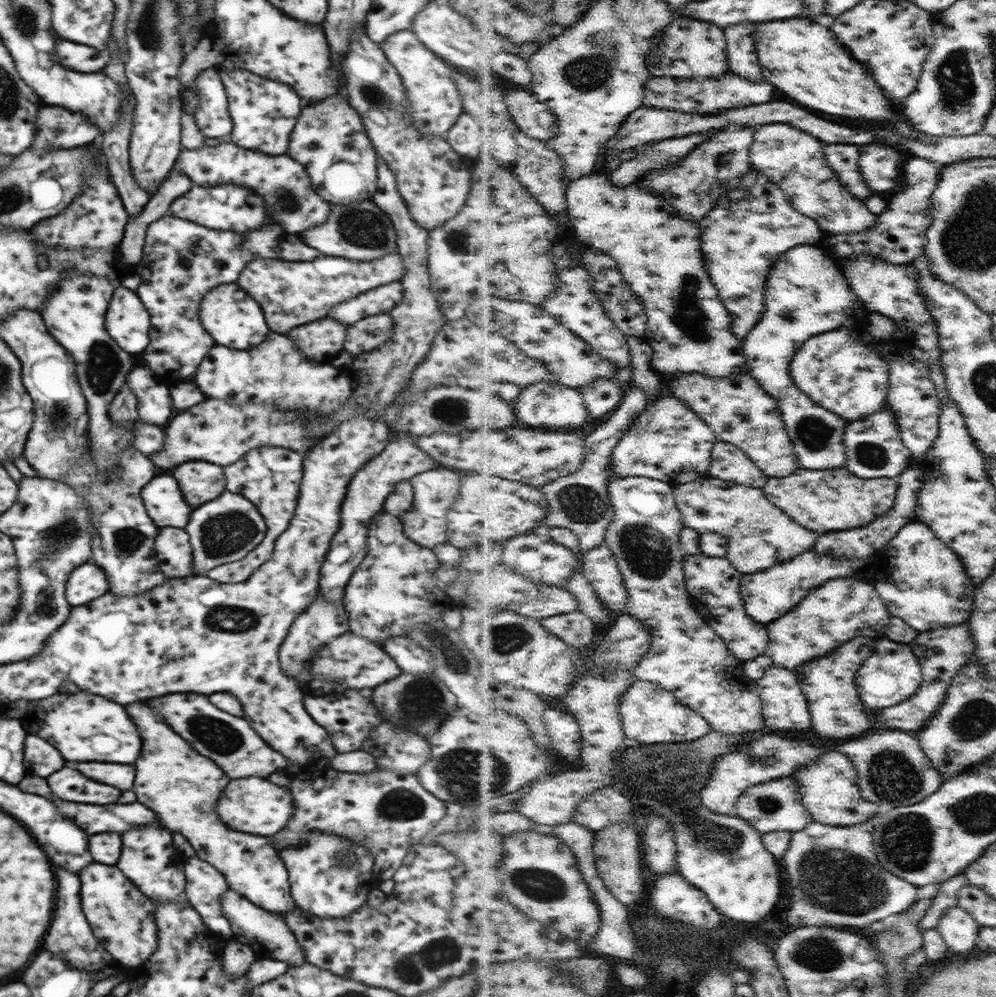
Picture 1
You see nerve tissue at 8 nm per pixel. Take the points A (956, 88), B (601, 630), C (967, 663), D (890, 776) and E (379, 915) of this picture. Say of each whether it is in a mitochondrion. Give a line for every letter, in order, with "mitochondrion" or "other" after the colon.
A: mitochondrion
B: other
C: other
D: mitochondrion
E: other

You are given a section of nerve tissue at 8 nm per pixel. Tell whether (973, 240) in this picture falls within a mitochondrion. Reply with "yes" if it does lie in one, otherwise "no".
yes

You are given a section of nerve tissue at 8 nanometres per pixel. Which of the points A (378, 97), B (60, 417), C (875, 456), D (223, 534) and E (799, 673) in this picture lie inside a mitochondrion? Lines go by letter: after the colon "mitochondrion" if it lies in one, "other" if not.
A: mitochondrion
B: mitochondrion
C: mitochondrion
D: mitochondrion
E: other

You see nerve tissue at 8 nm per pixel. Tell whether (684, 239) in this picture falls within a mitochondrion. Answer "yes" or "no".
no

